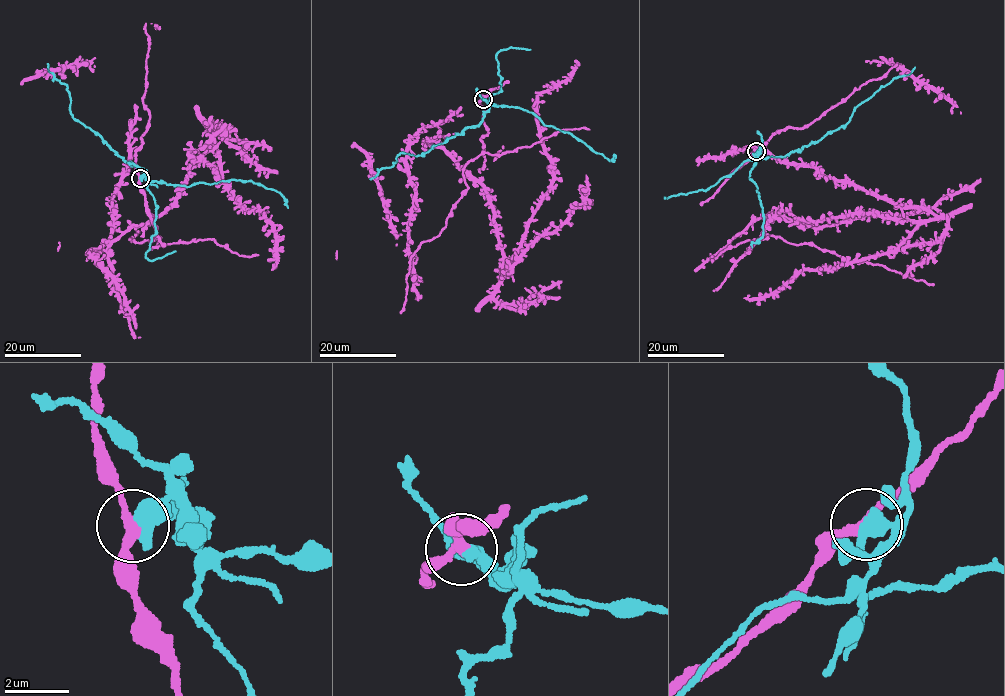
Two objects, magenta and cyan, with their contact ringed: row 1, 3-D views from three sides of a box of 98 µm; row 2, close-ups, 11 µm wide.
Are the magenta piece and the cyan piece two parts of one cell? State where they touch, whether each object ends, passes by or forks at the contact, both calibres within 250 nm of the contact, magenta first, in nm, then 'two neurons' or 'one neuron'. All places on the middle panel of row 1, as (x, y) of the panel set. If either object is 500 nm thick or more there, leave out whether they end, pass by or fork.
at (483, 99); 260 nm thick on the magenta side, 500 nm on the other; two neurons

